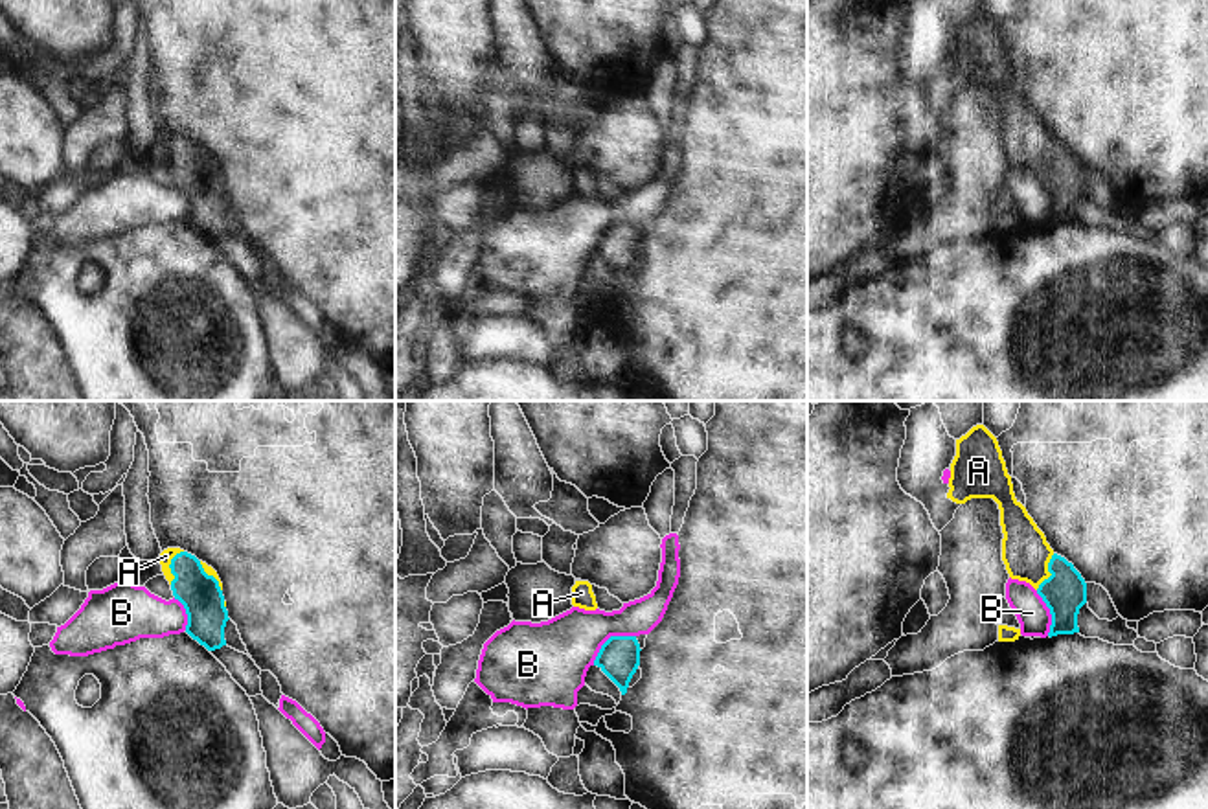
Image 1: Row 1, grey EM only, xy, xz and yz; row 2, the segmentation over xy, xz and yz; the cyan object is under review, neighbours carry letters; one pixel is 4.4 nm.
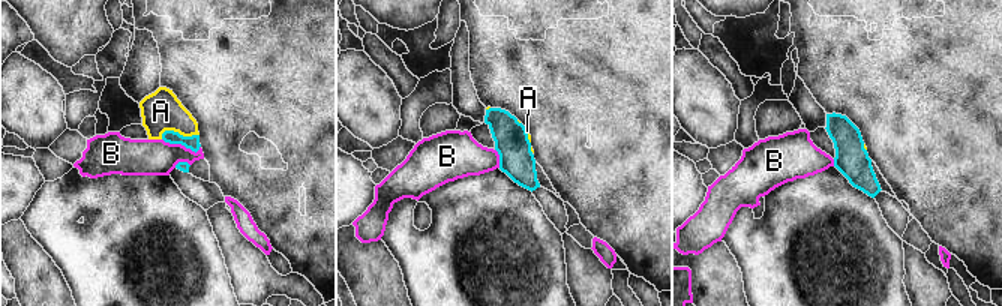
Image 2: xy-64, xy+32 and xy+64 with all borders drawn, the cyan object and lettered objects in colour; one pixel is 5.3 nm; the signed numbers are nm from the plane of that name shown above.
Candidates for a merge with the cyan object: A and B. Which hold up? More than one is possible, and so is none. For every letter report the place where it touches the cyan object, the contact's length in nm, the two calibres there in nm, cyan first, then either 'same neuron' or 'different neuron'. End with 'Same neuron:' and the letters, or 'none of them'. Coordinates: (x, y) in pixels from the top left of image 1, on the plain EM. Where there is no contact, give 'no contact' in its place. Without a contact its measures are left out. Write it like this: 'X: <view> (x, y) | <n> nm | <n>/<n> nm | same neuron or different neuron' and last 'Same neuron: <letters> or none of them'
A: yz (1048, 159) | 180 nm | 190/200 nm | same neuron
B: xz (609, 227) | 240 nm | 180/300 nm | different neuron
Same neuron: A

